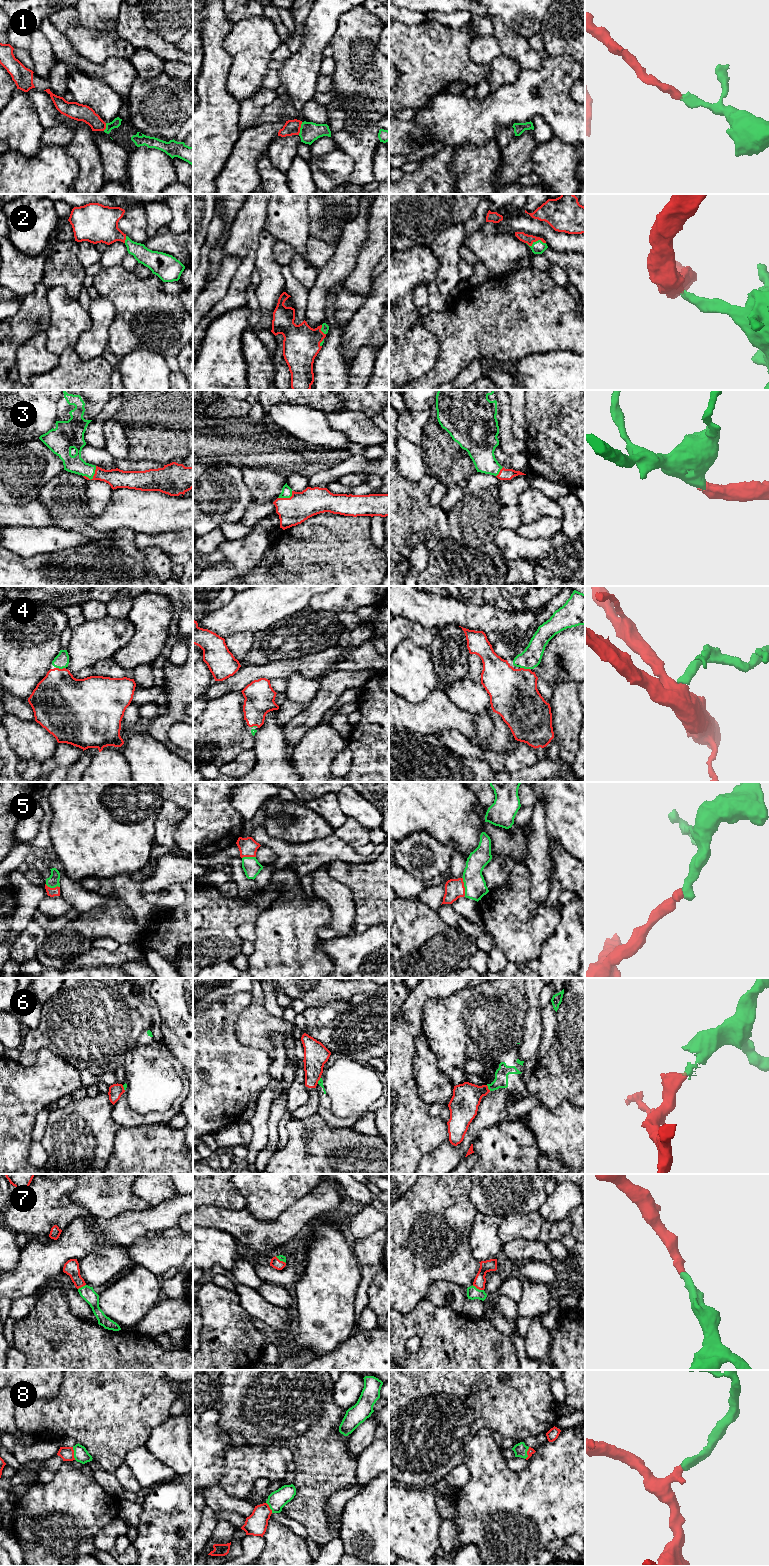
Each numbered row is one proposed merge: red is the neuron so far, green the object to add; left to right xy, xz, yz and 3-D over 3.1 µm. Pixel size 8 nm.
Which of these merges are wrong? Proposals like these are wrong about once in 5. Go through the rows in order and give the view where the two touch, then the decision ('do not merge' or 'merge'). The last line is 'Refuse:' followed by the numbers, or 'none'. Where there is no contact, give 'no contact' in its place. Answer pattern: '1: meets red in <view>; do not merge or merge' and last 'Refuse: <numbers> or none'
1: meets red in xz; merge
2: meets red in yz; merge
3: meets red in xy; merge
4: meets red in yz; merge
5: meets red in yz; merge
6: meets red in yz; do not merge
7: meets red in yz; merge
8: meets red in xy; merge
Refuse: 6

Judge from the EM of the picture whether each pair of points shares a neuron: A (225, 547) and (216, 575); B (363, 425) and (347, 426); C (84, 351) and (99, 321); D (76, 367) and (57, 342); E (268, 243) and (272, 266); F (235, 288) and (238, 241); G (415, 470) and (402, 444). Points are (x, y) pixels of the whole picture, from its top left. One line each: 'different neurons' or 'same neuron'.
A: same neuron
B: same neuron
C: same neuron
D: different neurons
E: same neuron
F: same neuron
G: same neuron

